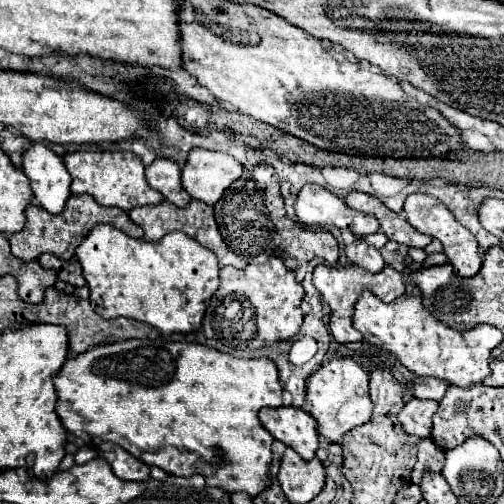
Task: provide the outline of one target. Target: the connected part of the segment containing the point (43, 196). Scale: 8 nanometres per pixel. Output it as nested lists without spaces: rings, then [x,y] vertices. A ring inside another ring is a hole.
[[[32,143],[24,151],[24,173],[28,175],[36,203],[48,213],[60,213],[70,199],[70,173],[62,157],[58,157],[44,143]]]

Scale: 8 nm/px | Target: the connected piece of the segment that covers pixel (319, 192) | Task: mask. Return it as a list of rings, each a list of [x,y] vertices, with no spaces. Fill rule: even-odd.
[[[304,185],[294,209],[298,221],[306,227],[338,227],[348,229],[360,237],[376,233],[380,229],[374,215],[350,209],[344,199],[318,185]]]

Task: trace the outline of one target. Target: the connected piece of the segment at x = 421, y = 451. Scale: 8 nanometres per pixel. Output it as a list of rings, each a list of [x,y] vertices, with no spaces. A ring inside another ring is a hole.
[[[422,439],[418,443],[418,461],[412,469],[412,483],[418,485],[426,471],[442,471],[444,451],[432,443],[432,439]]]

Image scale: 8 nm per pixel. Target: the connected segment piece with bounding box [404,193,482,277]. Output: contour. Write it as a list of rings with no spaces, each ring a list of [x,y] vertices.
[[[414,193],[406,199],[404,203],[404,213],[406,213],[406,221],[418,229],[420,233],[426,233],[430,237],[436,237],[442,247],[444,247],[444,253],[448,257],[448,261],[452,263],[456,275],[460,277],[474,277],[478,271],[480,271],[480,265],[482,265],[482,257],[480,257],[480,249],[478,249],[478,243],[476,243],[476,237],[466,229],[462,227],[454,215],[432,195],[422,195],[422,193]]]

